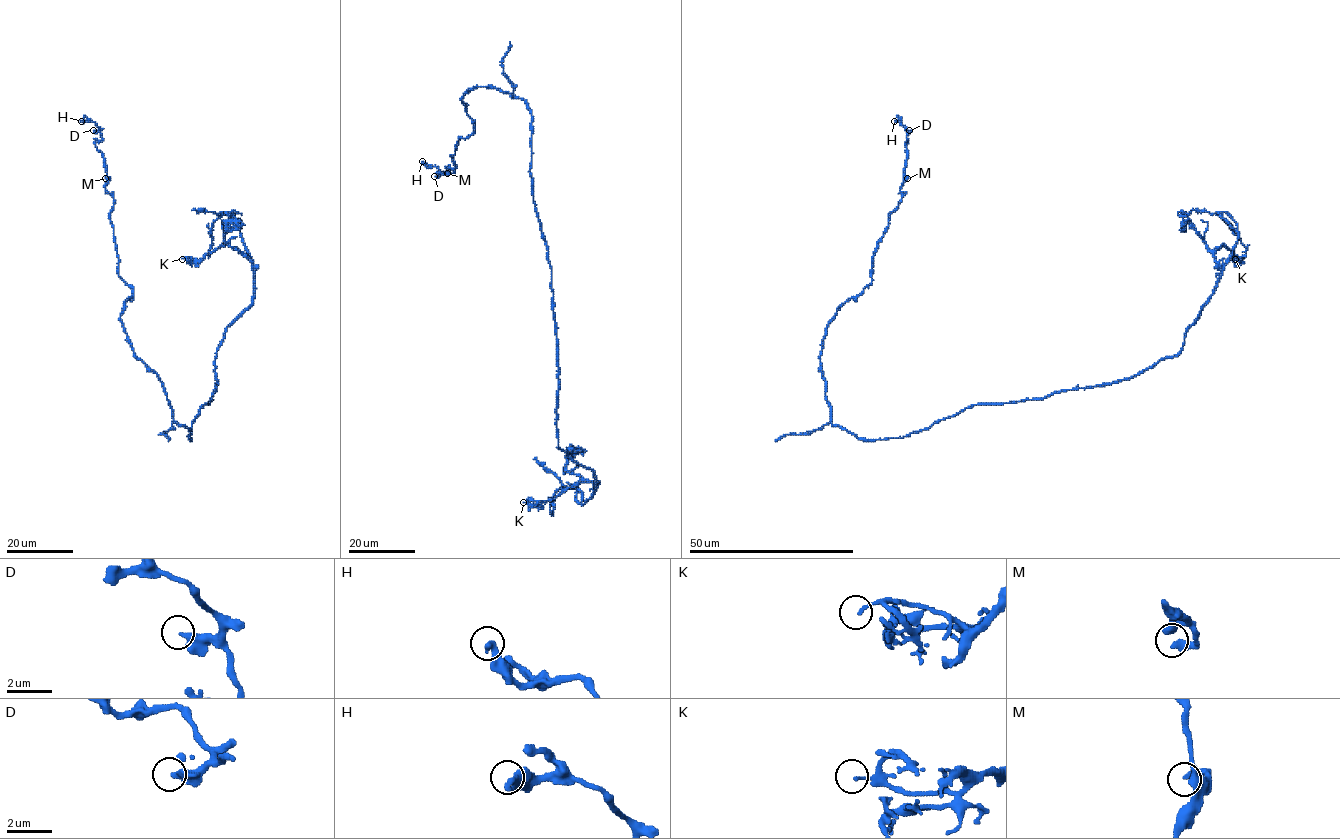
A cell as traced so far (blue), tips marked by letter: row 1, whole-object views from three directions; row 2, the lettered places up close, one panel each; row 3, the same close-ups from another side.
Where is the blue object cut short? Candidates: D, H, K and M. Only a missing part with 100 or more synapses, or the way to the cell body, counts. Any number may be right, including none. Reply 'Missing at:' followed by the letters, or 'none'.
Missing at: none

